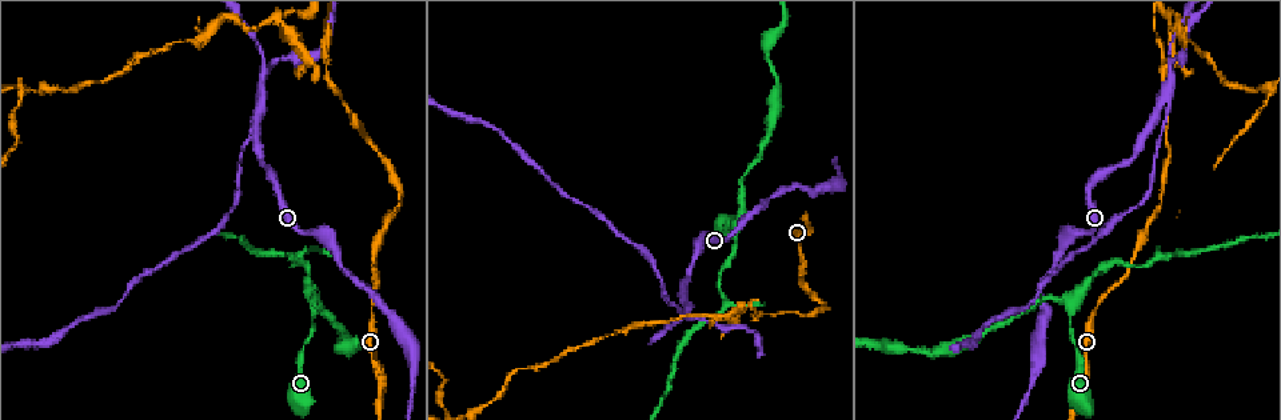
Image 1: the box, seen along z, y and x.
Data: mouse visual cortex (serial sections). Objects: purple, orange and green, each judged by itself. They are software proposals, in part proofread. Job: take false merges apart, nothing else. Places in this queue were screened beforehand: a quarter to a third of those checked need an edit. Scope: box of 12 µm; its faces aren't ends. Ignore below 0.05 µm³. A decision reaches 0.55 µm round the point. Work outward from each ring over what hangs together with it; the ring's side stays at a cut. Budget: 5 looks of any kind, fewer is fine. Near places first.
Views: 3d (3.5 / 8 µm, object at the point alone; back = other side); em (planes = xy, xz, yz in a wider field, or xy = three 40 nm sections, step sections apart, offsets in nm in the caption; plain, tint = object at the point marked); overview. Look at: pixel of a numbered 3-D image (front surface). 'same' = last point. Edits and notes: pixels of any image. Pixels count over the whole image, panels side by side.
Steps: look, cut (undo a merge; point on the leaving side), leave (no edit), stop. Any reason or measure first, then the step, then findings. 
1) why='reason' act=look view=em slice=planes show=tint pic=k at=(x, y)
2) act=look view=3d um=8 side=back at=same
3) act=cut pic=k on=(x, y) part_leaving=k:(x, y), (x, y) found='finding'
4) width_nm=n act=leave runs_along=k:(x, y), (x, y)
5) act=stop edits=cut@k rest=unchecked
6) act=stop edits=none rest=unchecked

why='a fork' act=look view=3d um=3.5 pic=1 at=(1070, 300)

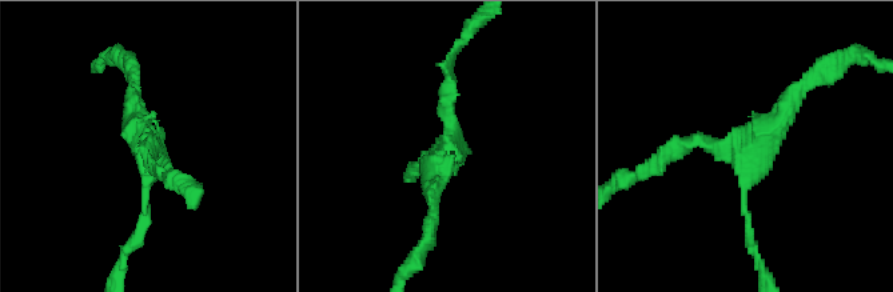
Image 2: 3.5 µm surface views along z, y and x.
act=look view=em slice=planes show=tint pic=2 at=(450, 152)

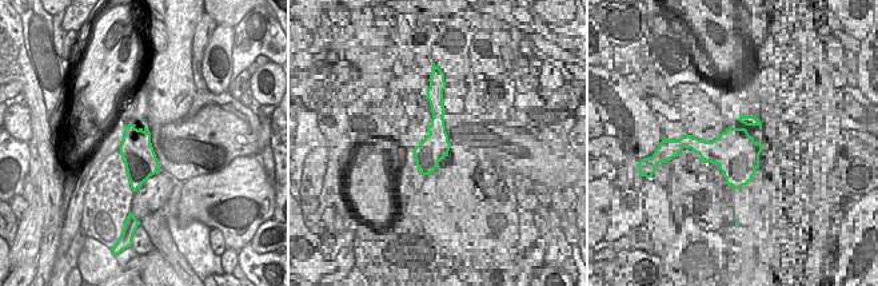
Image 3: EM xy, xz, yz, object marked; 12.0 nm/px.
arms=3 arm_widths_nm=100,200,200 act=leave runs_along=2:(138, 240), (146, 216), (150, 155) found='continuous, no second cell'

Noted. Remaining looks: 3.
why='abrupt turn' act=look view=3d um=3.5 pic=1 at=(296, 255)

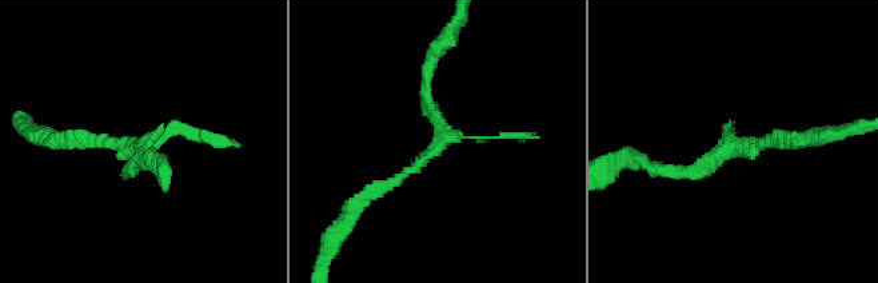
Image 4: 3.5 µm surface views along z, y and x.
act=look view=em slice=planes show=plain pic=4 at=(134, 148)

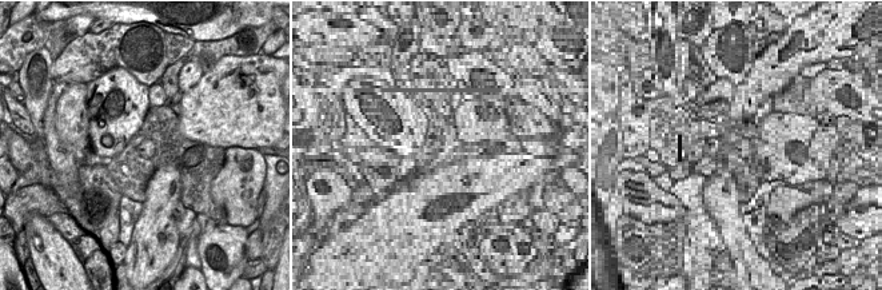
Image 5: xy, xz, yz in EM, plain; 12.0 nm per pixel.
why='where the object lies' act=look view=em slice=planes show=tint at=same

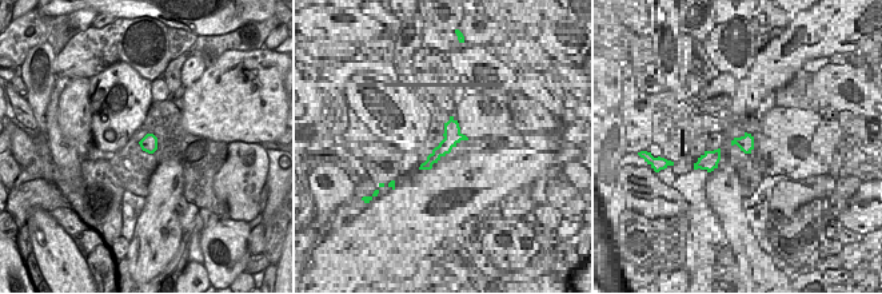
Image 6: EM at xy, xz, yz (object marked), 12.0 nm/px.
width_nm=200 act=leave runs_along=4:(427, 76), (441, 144), (358, 202) found='one cell here'

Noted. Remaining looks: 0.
act=stop edits=none rest=unchecked

